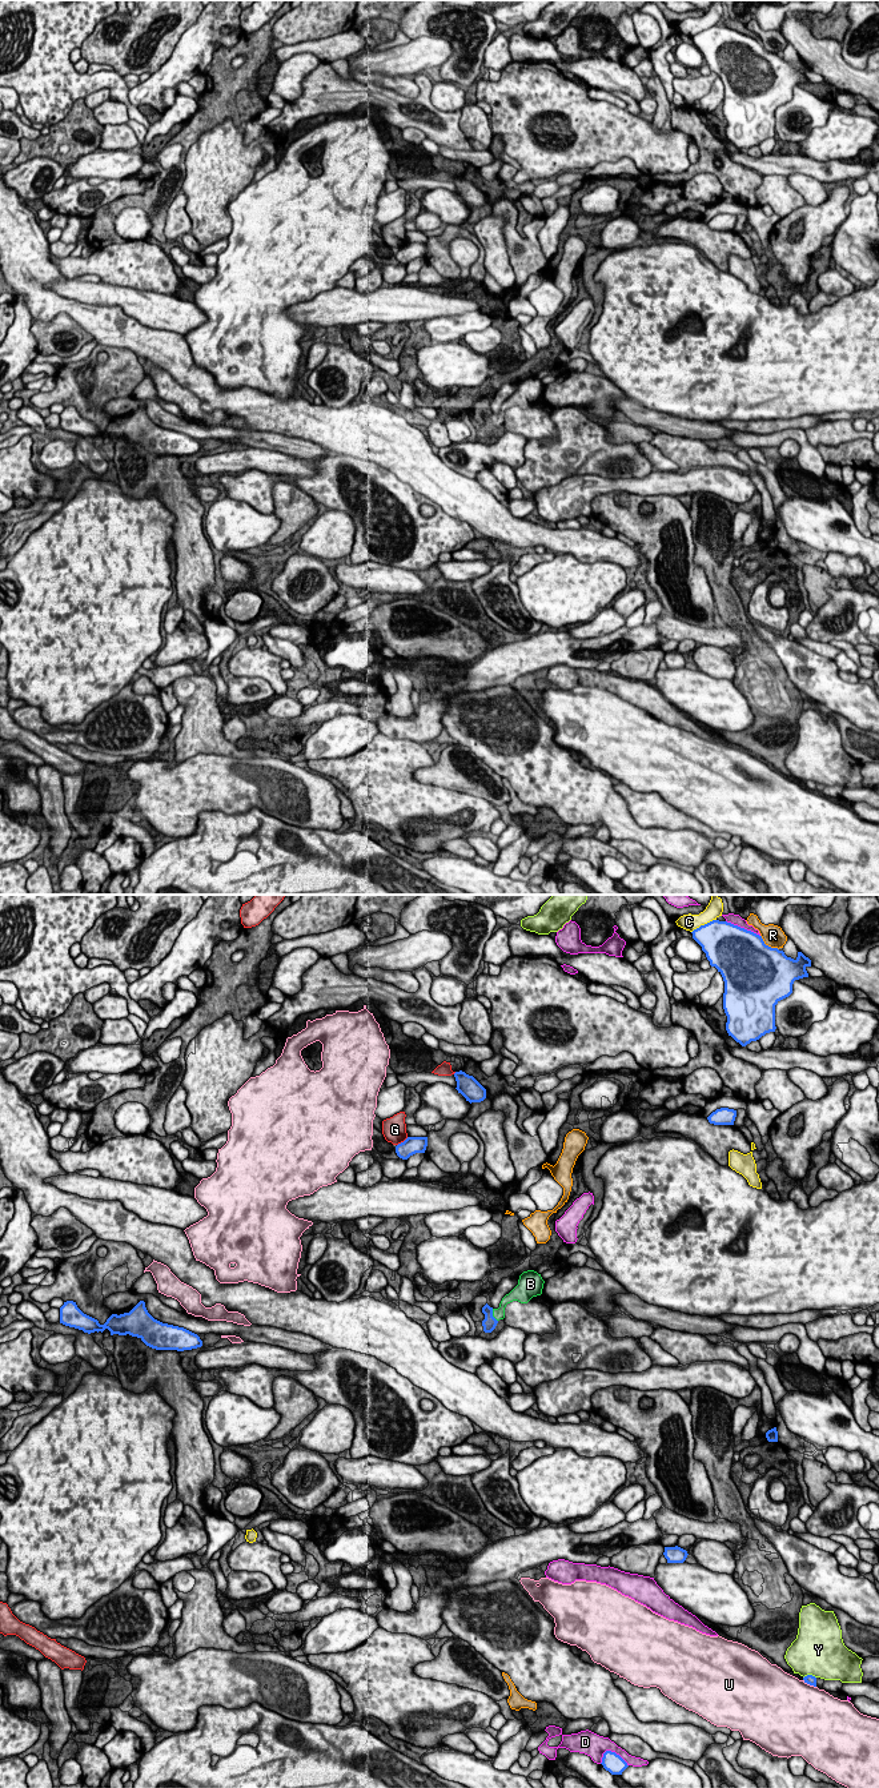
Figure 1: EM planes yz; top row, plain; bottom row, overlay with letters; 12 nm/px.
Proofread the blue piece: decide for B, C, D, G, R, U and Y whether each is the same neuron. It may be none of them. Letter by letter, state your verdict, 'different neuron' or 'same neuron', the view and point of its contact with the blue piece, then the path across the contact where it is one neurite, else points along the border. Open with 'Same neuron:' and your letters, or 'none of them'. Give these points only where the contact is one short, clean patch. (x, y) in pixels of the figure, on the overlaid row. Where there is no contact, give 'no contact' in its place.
Same neuron: B
B: same neuron; meets blue in yz at (492, 1316); runs through yz (489, 1324), (492, 1316), (498, 1313)
C: different neuron; meets blue in yz at (705, 924)
D: different neuron; meets blue in yz at (610, 1751)
G: different neuron; meets blue in yz at (404, 1141)
R: different neuron; meets blue in yz at (767, 945)
U: different neuron; meets blue in yz at (810, 1684)
Y: different neuron; meets blue in yz at (809, 1675)

